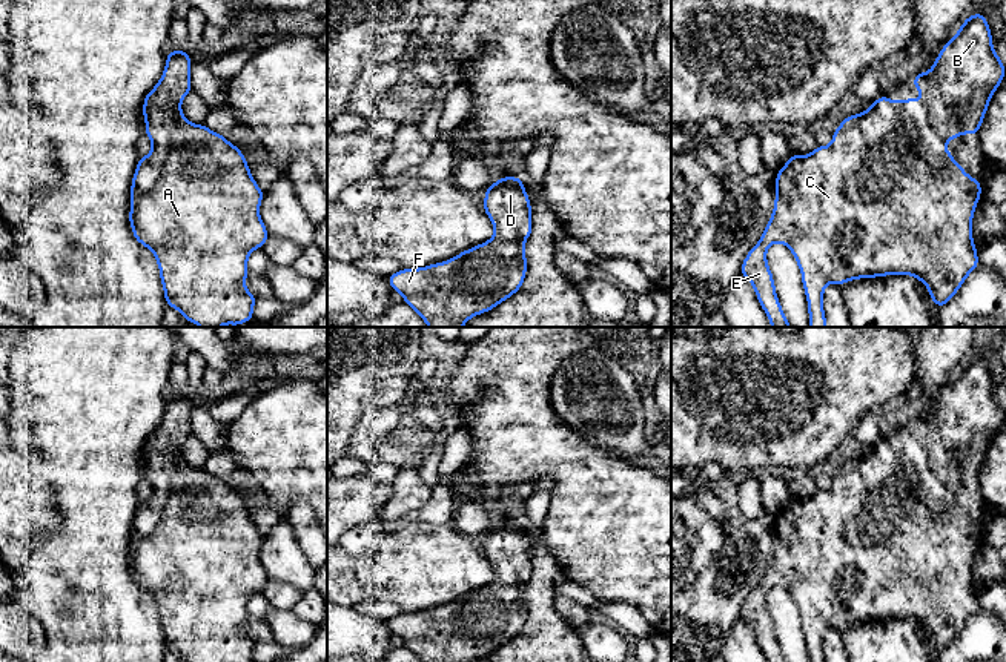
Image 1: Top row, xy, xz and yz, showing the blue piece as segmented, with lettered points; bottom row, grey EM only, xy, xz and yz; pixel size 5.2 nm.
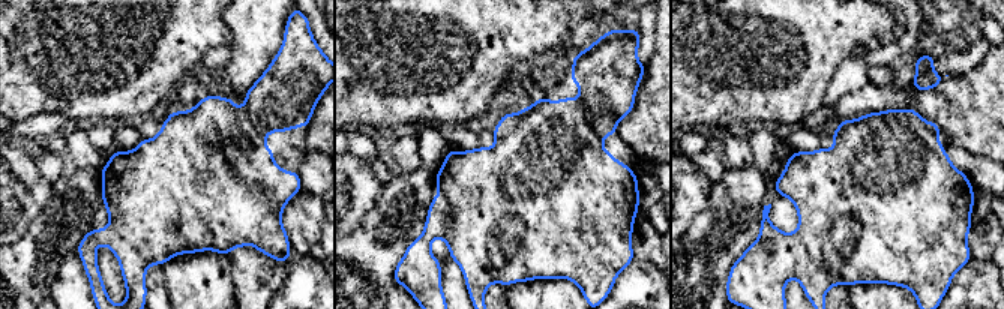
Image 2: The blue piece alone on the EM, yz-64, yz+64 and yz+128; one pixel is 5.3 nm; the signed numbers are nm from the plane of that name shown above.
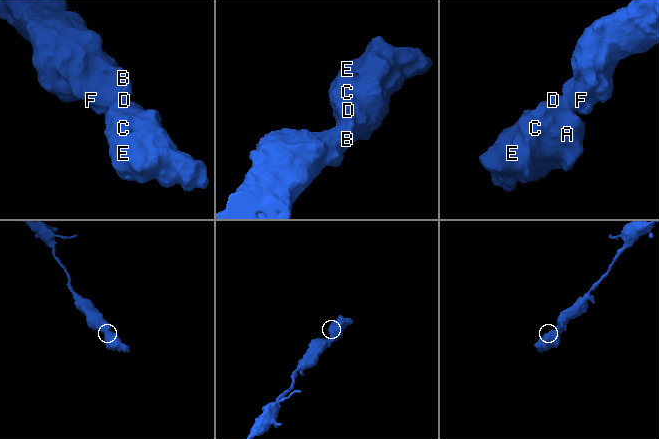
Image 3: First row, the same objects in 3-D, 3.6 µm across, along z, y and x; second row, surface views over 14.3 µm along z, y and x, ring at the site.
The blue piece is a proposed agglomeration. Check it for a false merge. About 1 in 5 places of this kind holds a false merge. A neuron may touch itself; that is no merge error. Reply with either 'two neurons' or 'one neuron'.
one neuron

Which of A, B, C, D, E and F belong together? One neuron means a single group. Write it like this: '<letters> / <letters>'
A B C D E F

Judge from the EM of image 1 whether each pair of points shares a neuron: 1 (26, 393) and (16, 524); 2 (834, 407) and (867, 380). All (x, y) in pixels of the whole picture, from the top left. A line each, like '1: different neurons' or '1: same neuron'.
1: different neurons
2: same neuron

